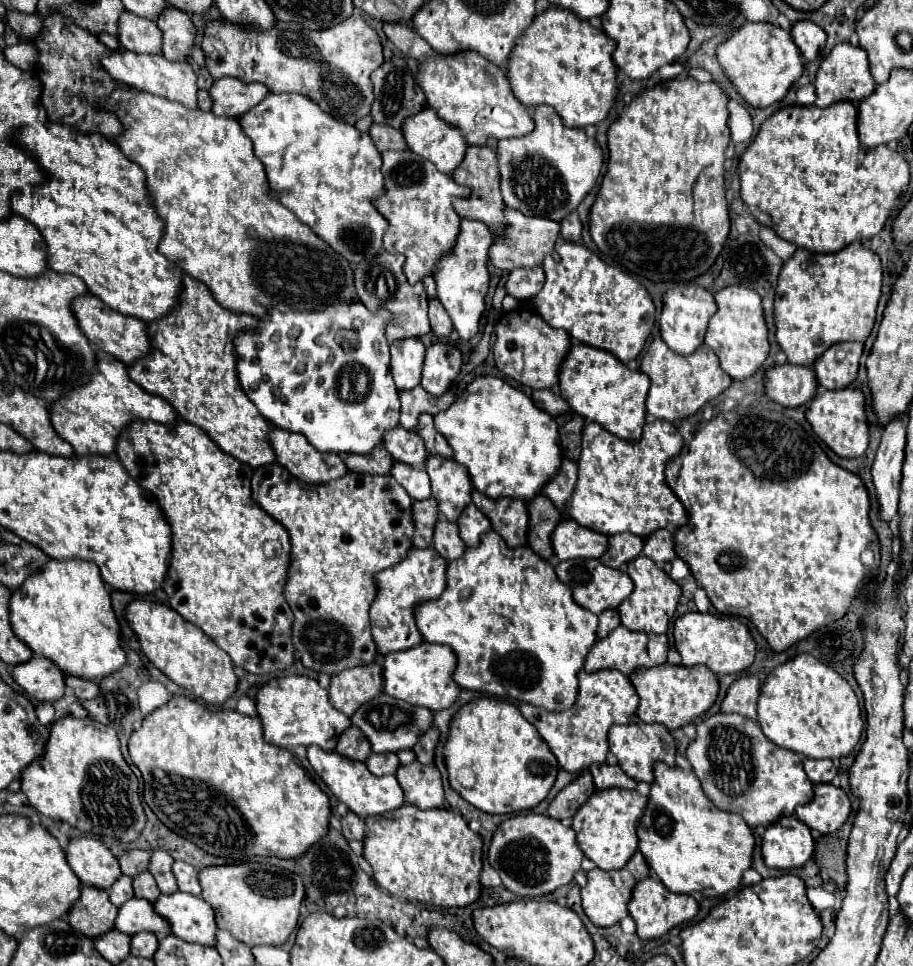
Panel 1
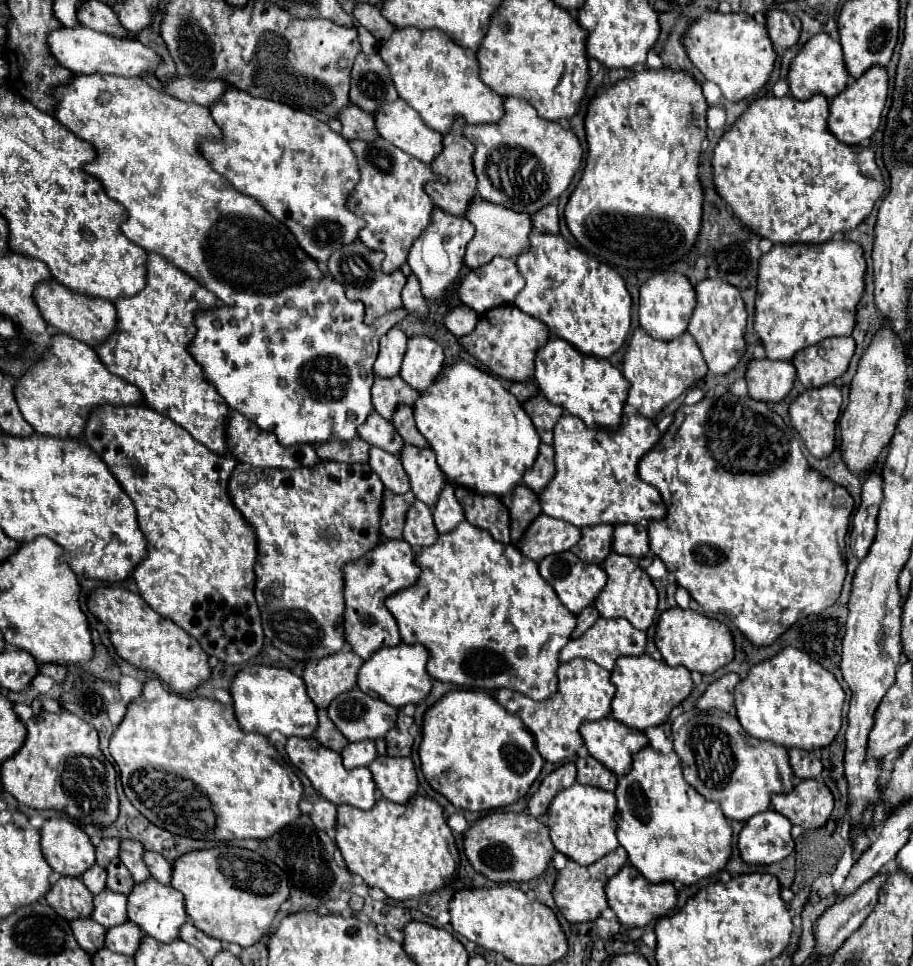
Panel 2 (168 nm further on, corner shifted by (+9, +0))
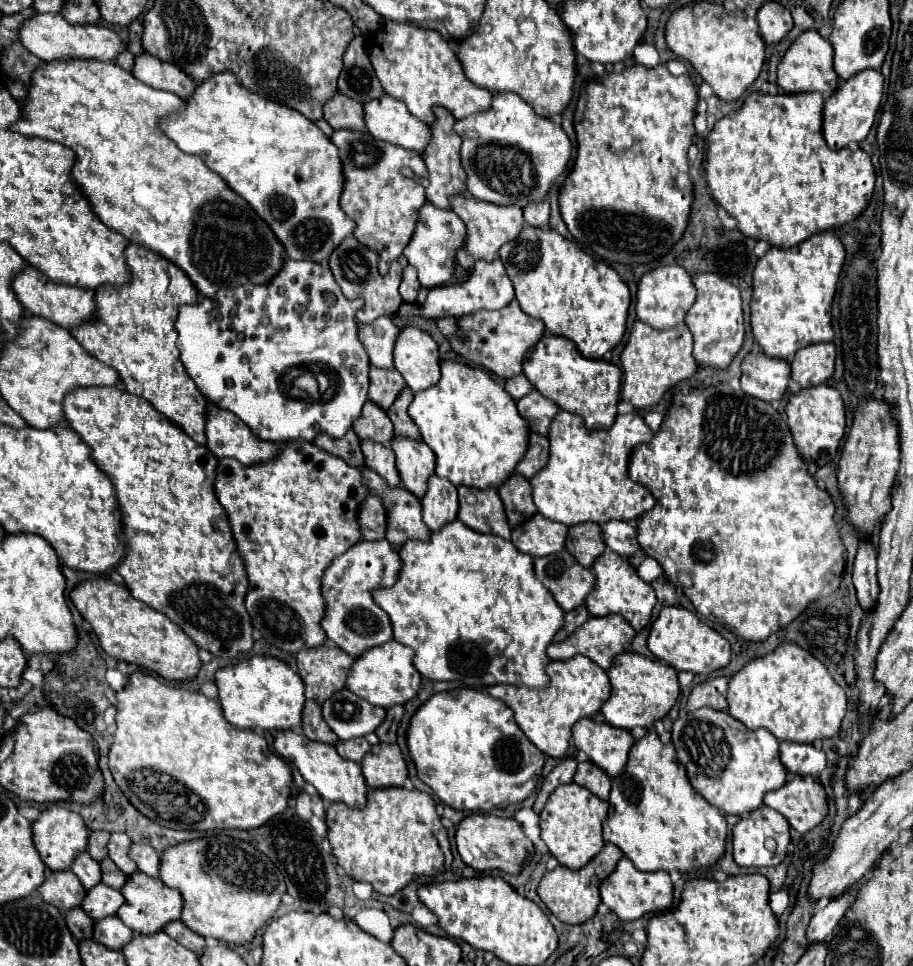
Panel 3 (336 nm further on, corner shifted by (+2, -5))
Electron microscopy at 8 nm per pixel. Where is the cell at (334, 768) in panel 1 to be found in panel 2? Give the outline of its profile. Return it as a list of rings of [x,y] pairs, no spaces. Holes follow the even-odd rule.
[[[291,737],[287,739],[287,747],[285,747],[291,763],[295,767],[299,767],[309,781],[313,783],[313,787],[331,803],[335,805],[351,805],[357,809],[371,809],[377,803],[377,795],[375,789],[377,785],[373,783],[373,775],[367,767],[357,767],[353,771],[347,771],[341,763],[341,755],[321,743],[317,743],[317,739],[297,739]]]

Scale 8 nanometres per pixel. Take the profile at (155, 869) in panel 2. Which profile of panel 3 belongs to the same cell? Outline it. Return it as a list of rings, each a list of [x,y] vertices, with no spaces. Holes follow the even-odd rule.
[[[132,842],[132,846],[130,846],[130,858],[136,862],[138,870],[146,872],[146,874],[152,876],[152,878],[158,876],[160,854],[158,854],[154,848],[150,848],[150,846],[146,846],[146,844],[136,844],[136,842]]]

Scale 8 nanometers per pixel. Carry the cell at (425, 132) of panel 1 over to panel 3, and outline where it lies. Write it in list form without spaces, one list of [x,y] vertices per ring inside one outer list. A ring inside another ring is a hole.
[[[386,94],[380,96],[380,100],[370,100],[362,106],[364,124],[372,136],[406,150],[424,152],[424,146],[430,140],[430,128],[416,120],[400,100]]]

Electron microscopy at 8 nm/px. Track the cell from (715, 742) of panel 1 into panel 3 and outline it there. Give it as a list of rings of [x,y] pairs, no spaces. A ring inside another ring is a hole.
[[[700,708],[696,712],[688,712],[682,718],[676,718],[672,724],[672,744],[676,748],[678,760],[684,764],[692,788],[700,792],[708,802],[718,806],[724,814],[746,816],[762,804],[762,798],[770,790],[778,790],[786,780],[786,768],[778,760],[778,740],[766,730],[750,730],[740,724],[740,720],[732,718],[728,712]]]

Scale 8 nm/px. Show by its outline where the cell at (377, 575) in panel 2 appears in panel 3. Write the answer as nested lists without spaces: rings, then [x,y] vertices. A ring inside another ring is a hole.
[[[362,540],[360,544],[348,548],[342,556],[336,556],[336,560],[332,560],[328,570],[324,572],[322,592],[326,600],[326,612],[324,612],[322,626],[326,636],[352,658],[356,658],[368,648],[392,640],[390,618],[372,600],[372,592],[376,588],[392,586],[398,578],[400,564],[402,564],[400,556],[388,544],[388,540],[376,540],[376,542]]]

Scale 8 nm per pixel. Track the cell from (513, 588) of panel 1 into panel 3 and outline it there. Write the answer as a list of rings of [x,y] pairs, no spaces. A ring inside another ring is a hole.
[[[460,520],[448,522],[428,540],[408,540],[400,548],[402,570],[392,588],[372,592],[376,604],[390,616],[394,640],[414,650],[416,670],[428,680],[456,680],[468,688],[494,684],[524,684],[546,688],[546,648],[564,624],[564,612],[552,594],[536,580],[532,556],[516,552],[514,544],[492,534],[480,534]]]

